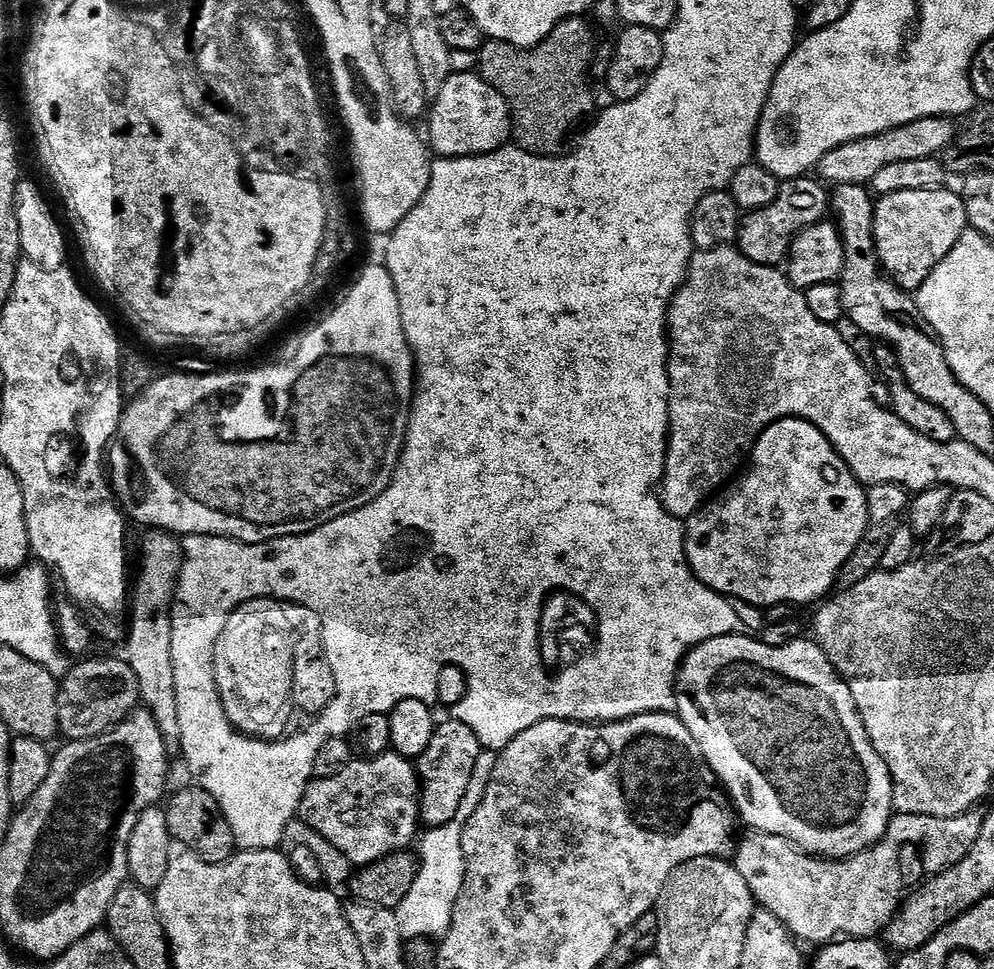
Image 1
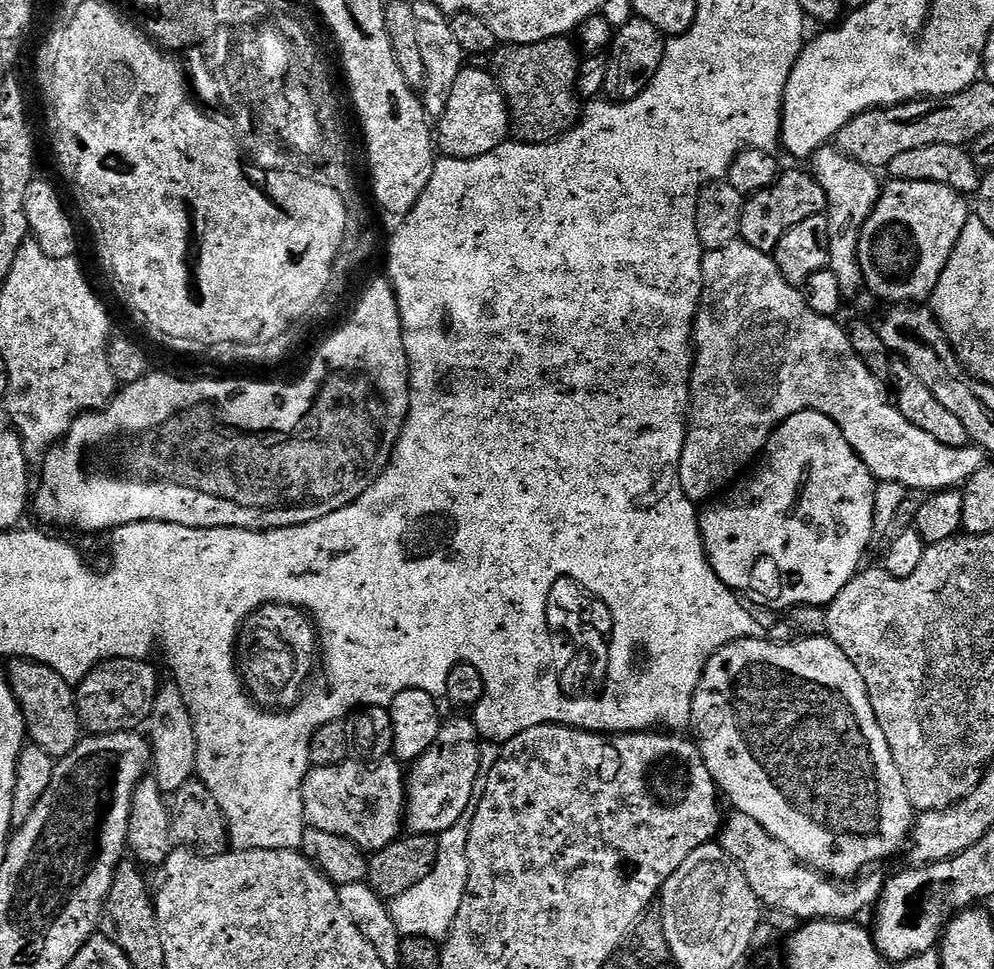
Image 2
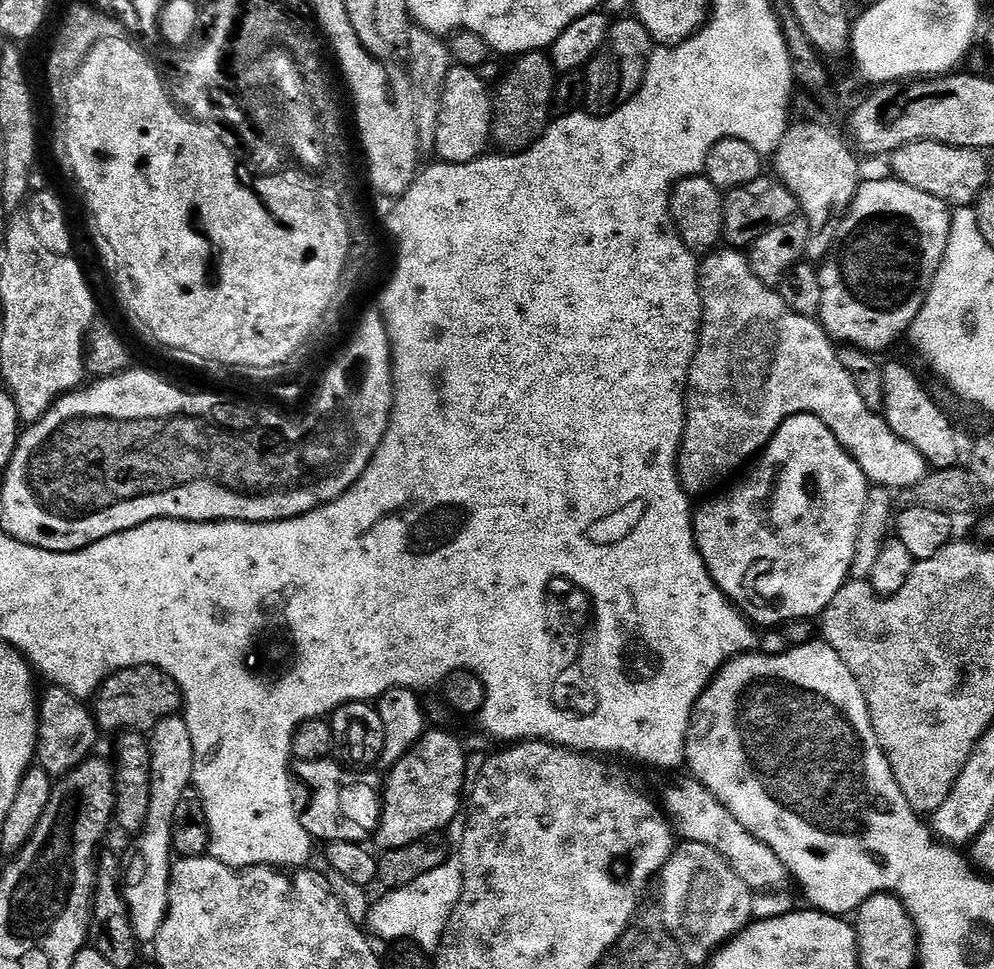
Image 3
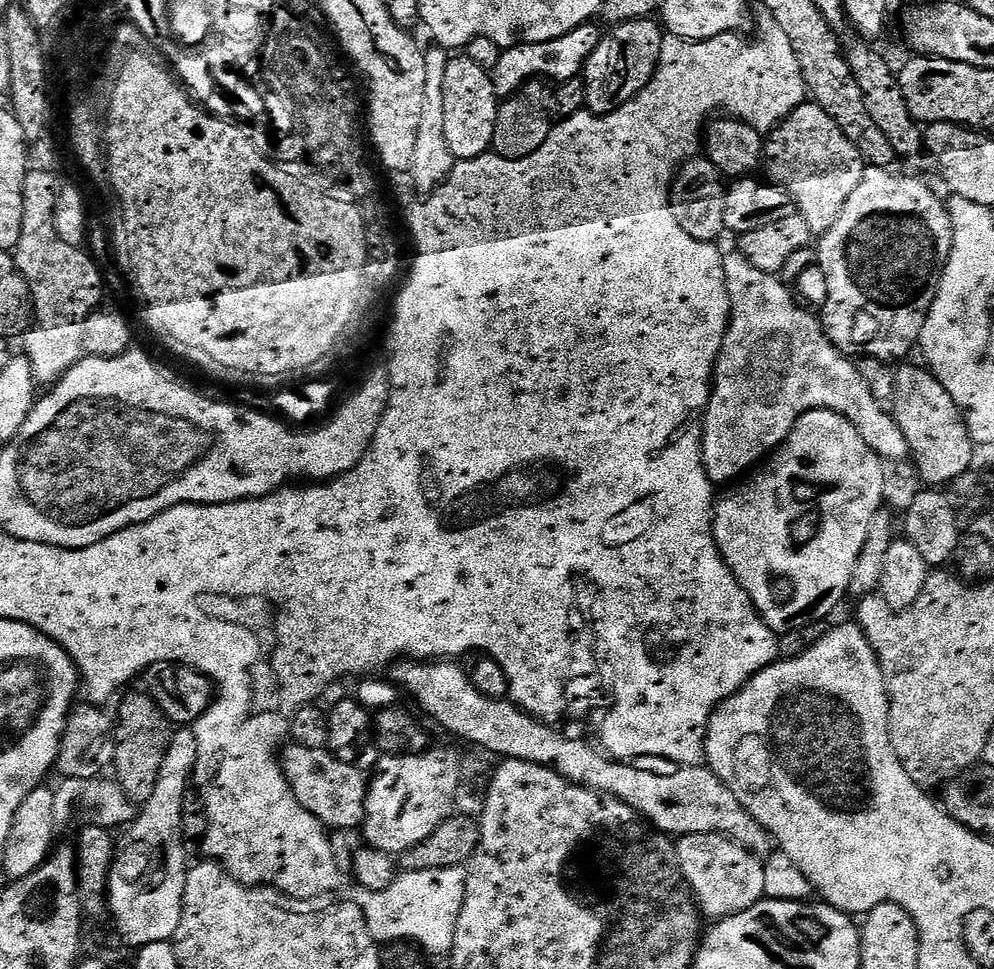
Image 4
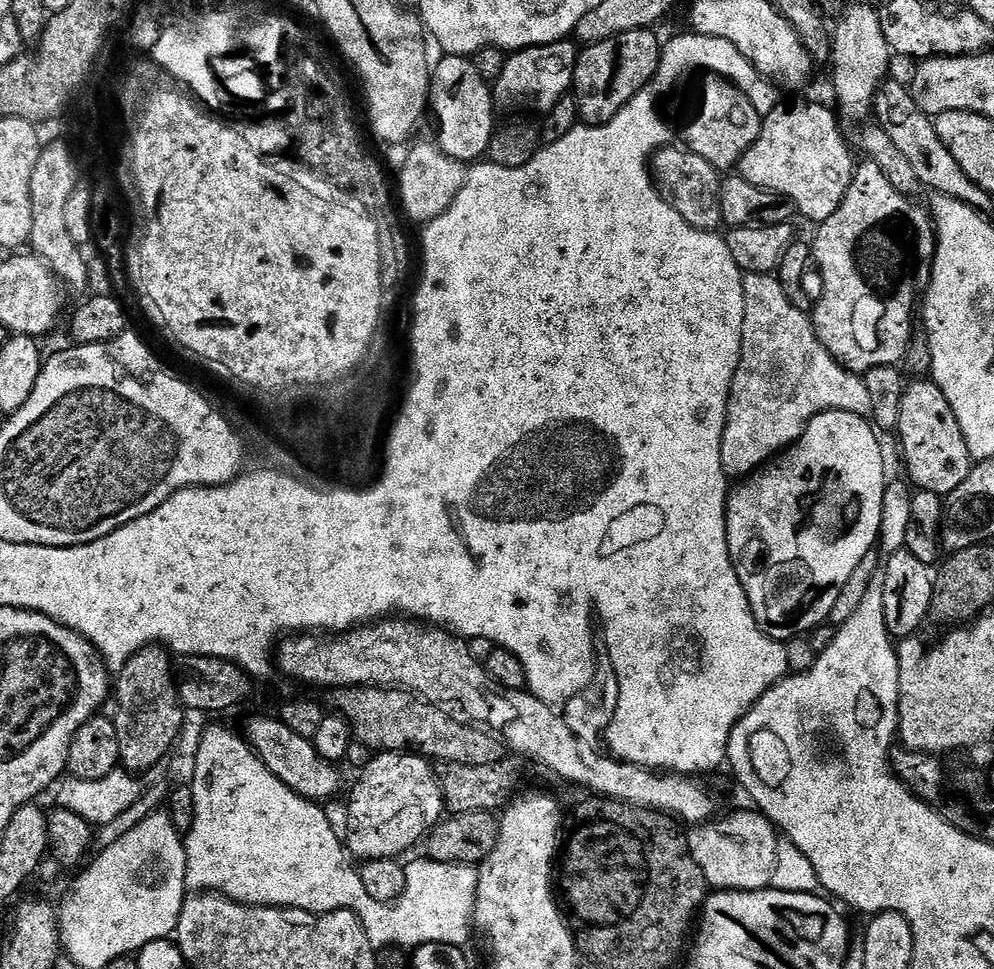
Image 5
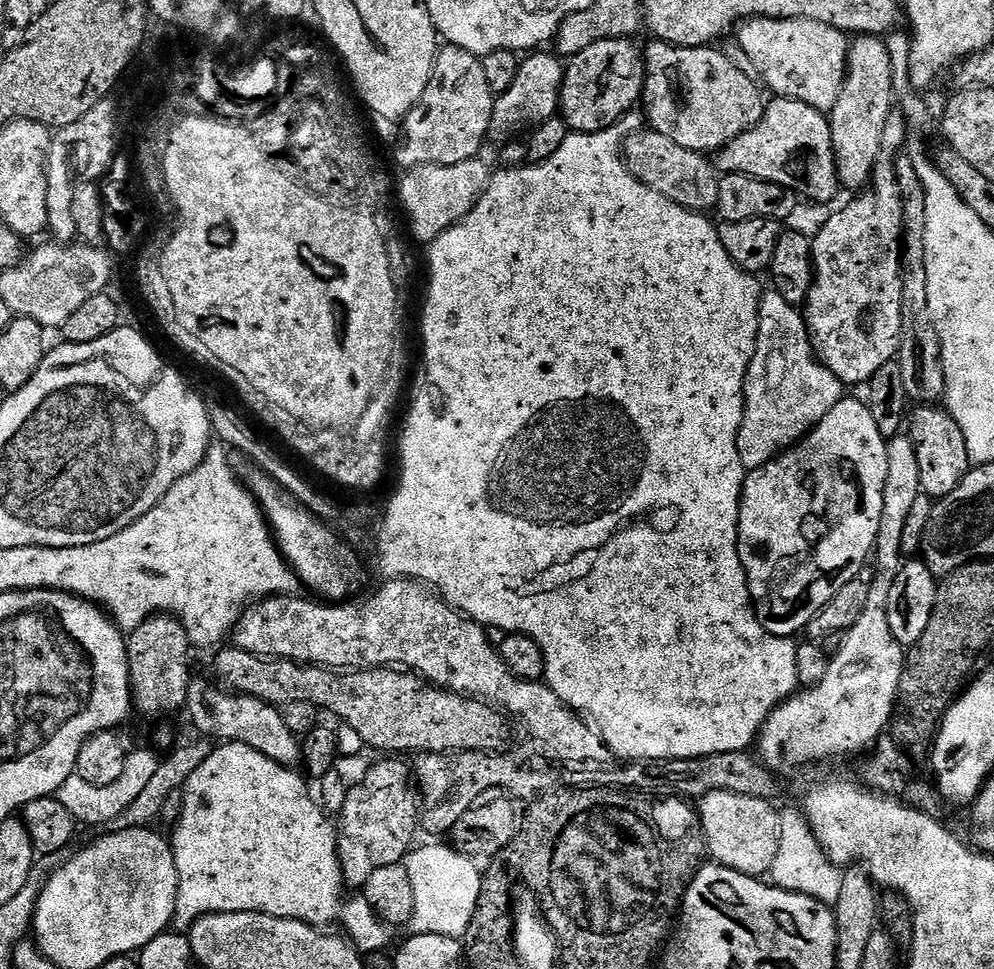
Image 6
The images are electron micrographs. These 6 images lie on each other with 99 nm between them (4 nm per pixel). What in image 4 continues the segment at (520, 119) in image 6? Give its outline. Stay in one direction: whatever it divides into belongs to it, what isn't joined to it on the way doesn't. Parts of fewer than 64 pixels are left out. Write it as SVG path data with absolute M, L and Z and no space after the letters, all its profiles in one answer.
M599 23L580 24L574 30L562 34L562 38L554 38L550 42L537 44L519 43L513 48L505 48L499 53L496 65L491 65L490 75L497 97L507 98L515 94L522 85L529 82L544 81L563 82L577 79L584 71L584 63L594 54L602 35Z

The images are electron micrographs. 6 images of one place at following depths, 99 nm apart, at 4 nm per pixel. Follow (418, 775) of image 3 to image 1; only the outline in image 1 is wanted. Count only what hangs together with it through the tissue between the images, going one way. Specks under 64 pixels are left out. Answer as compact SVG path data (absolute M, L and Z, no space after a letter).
M448 718L445 724L435 725L430 744L418 759L420 778L420 819L428 828L446 826L458 814L462 798L470 786L470 778L478 770L482 749L474 730L454 718Z

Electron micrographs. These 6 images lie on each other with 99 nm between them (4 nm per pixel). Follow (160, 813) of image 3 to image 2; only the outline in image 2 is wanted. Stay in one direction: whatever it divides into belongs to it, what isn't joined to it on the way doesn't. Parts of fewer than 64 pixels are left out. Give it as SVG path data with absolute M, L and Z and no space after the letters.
M175 682L161 683L160 689L156 691L154 706L148 715L146 739L152 745L151 775L165 794L175 794L187 780L196 776L198 742L194 734L194 722L180 687Z

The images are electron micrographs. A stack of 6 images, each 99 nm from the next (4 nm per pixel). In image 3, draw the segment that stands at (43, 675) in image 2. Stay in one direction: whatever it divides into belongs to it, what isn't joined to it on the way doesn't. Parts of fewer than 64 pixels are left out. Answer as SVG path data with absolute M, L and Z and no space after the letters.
M55 684L41 693L38 707L40 710L39 738L37 740L37 761L39 767L49 776L59 778L77 768L93 755L93 748L100 735L91 709L77 699L72 692Z

